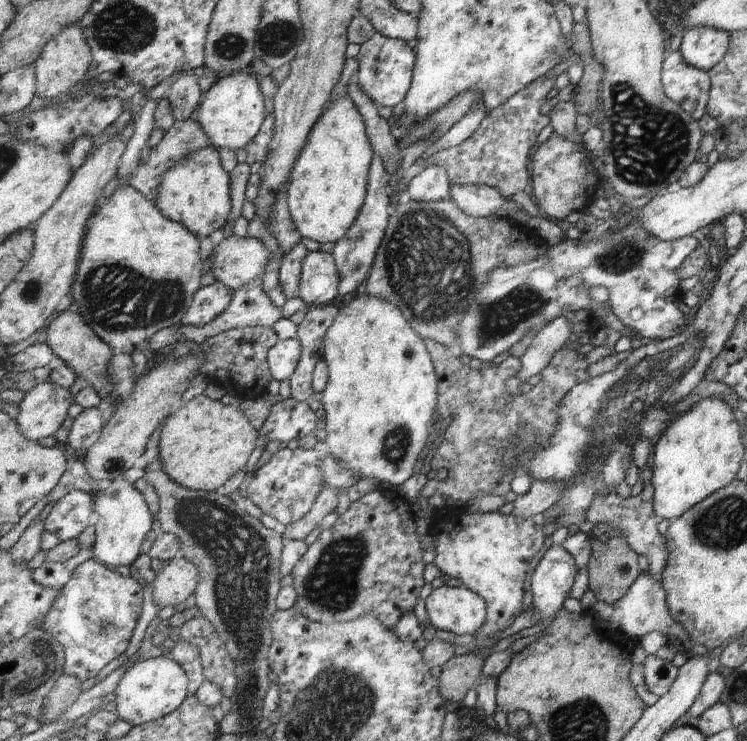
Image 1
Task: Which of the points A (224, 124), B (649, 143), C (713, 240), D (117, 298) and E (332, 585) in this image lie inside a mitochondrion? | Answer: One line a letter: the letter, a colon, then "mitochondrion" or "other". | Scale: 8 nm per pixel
A: other
B: mitochondrion
C: other
D: mitochondrion
E: mitochondrion

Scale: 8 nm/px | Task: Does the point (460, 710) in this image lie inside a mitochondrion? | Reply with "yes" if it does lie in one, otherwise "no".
no

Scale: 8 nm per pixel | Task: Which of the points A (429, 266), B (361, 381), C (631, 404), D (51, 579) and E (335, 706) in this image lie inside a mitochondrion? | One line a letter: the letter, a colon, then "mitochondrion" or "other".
A: mitochondrion
B: other
C: mitochondrion
D: other
E: mitochondrion

